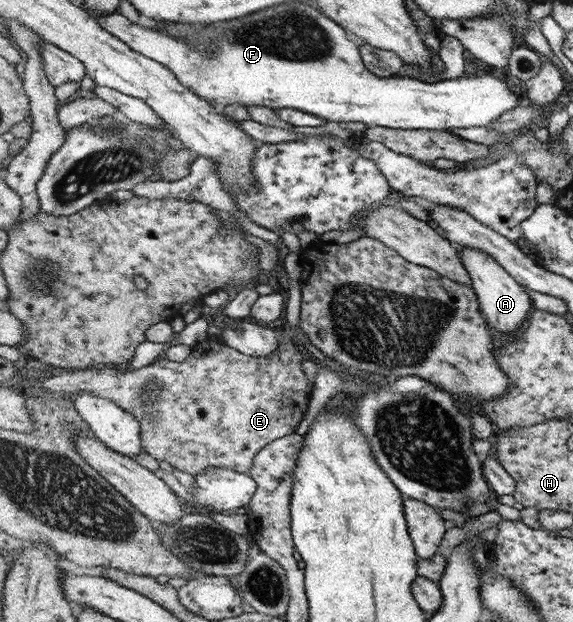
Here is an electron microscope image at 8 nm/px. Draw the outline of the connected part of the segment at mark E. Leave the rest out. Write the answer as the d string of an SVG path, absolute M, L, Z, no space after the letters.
M281 323L271 325L279 334L280 348L267 357L249 356L229 347L223 341L205 340L192 348L191 355L185 361L169 361L164 357L149 367L130 372L113 367L78 369L76 372L65 372L44 379L41 385L48 391L48 395L89 392L117 401L142 421L146 451L157 460L166 460L179 471L195 476L207 468L216 467L247 473L263 447L295 433L309 407L311 387L307 385L301 367L304 357L299 355L291 337L283 333L280 325Z

